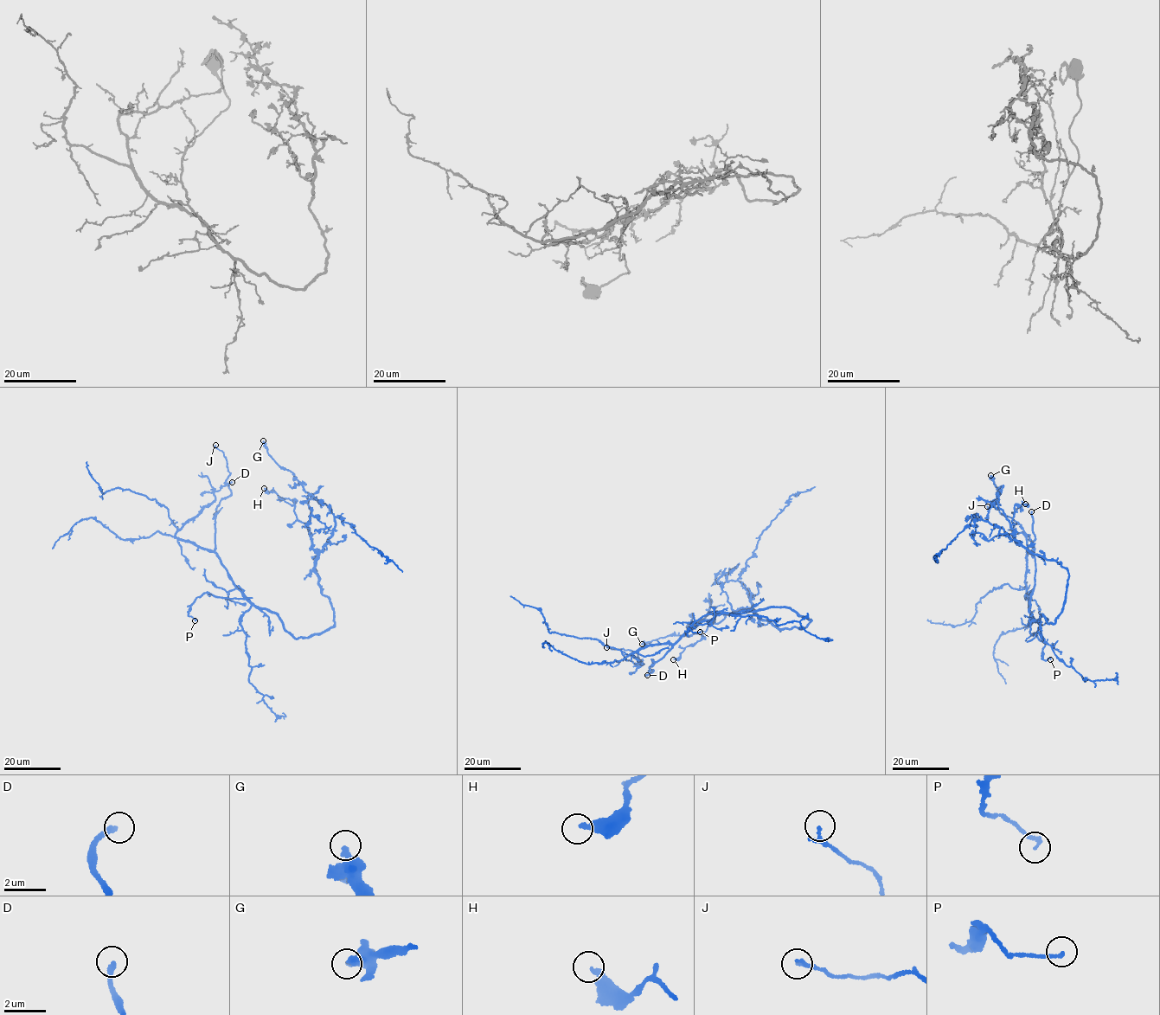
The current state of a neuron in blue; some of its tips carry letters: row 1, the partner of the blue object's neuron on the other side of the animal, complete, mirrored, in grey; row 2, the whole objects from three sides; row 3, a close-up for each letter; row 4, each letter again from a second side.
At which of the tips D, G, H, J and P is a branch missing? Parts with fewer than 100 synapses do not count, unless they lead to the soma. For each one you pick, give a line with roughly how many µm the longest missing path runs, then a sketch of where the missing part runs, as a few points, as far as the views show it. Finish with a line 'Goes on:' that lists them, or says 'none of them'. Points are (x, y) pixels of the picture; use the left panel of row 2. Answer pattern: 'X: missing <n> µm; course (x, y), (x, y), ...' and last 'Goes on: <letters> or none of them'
D: missing 15 µm
Goes on: D

